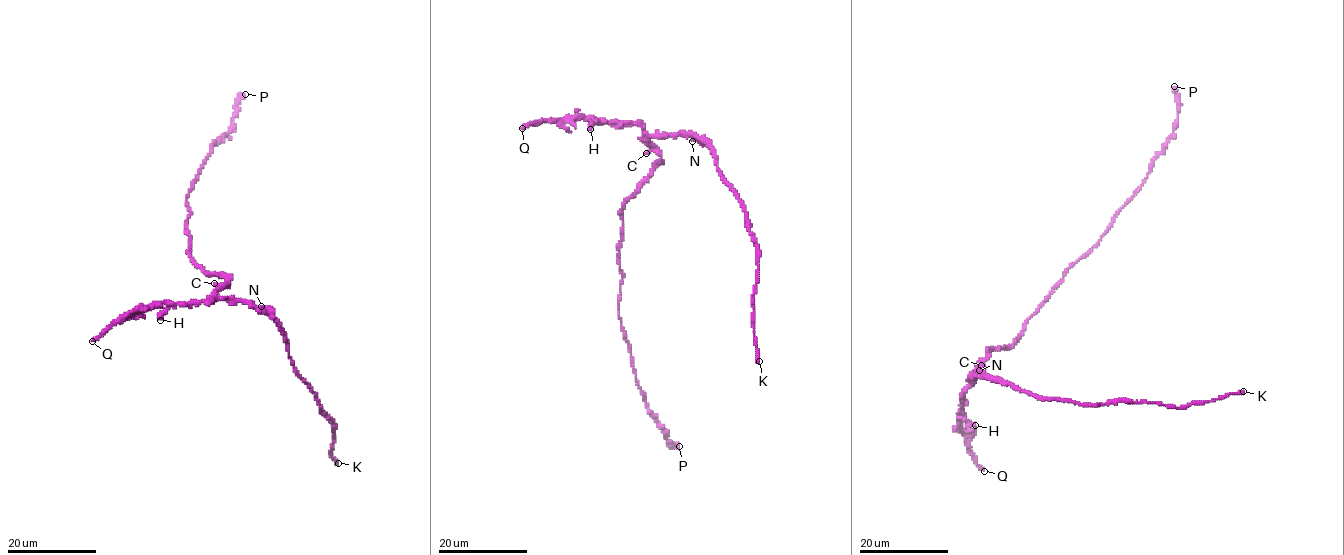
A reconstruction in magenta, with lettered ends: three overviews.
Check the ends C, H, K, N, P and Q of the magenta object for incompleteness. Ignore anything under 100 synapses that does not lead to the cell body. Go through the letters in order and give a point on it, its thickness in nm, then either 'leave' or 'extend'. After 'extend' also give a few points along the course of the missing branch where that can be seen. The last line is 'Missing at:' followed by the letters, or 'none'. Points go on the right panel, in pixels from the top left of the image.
C: at (981, 365); 280 nm thick; leave
H: at (975, 425); 320 nm thick; leave
K: at (1243, 391); 300 nm thick; extend
N: at (979, 370); 190 nm thick; leave
P: at (1174, 86); 700 nm thick; leave
Q: at (984, 471); 280 nm thick; extend; missing branch runs (984, 471), (989, 488), (1002, 496), (1018, 523), (1045, 531), (1061, 509), (1057, 529), (1070, 529), (1077, 522)
Missing at: K, Q

